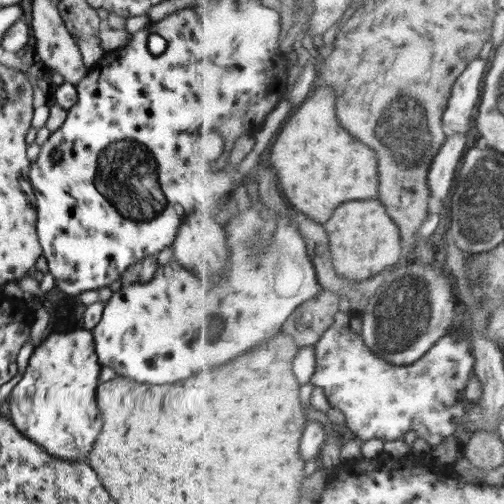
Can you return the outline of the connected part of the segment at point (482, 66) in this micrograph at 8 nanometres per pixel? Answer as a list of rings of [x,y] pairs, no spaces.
[[[475,59],[460,74],[454,83],[448,108],[444,113],[444,131],[447,137],[469,132],[473,116],[481,101],[481,88],[485,78],[487,62]]]

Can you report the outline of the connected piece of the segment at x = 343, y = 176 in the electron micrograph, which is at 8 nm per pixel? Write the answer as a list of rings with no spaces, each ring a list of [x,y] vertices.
[[[319,85],[311,93],[305,103],[299,106],[287,122],[280,128],[281,132],[275,140],[273,148],[273,166],[277,168],[279,182],[295,208],[303,214],[320,223],[326,223],[335,208],[347,200],[379,199],[379,158],[373,148],[363,144],[361,140],[353,138],[341,124],[339,124],[340,109],[338,107],[338,94],[329,85]]]

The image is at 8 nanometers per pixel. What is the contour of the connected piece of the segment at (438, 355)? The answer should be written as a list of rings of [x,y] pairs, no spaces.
[[[339,311],[335,315],[335,323],[316,340],[317,368],[310,382],[313,386],[321,387],[331,406],[347,416],[347,427],[355,436],[366,441],[374,438],[397,440],[413,430],[435,449],[447,437],[457,434],[472,405],[466,396],[466,389],[470,385],[471,377],[475,375],[475,365],[478,362],[472,350],[472,340],[466,331],[455,330],[447,334],[421,360],[410,365],[397,366],[387,362],[386,358],[379,358],[367,346],[365,339],[361,342],[361,336],[349,332],[349,324],[363,324],[361,320],[351,318],[349,313],[350,311]]]

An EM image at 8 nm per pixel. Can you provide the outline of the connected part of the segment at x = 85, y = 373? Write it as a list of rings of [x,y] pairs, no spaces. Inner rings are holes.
[[[89,329],[49,334],[34,347],[21,380],[6,398],[8,416],[15,429],[54,457],[71,462],[81,460],[101,426],[96,405],[100,367]]]

